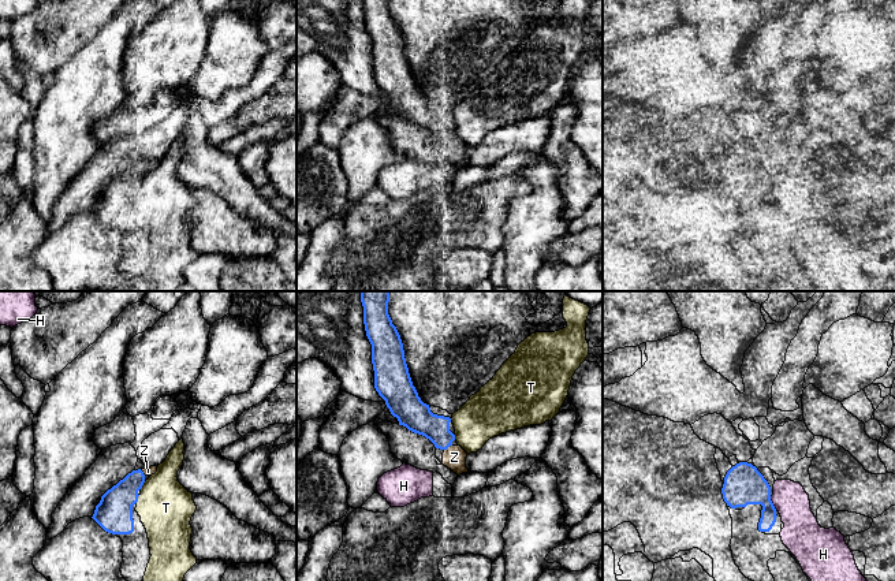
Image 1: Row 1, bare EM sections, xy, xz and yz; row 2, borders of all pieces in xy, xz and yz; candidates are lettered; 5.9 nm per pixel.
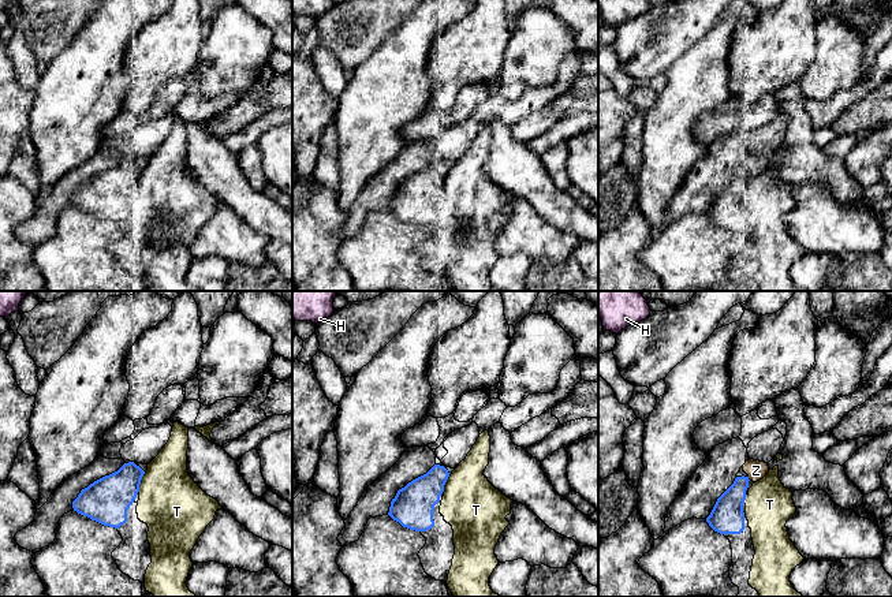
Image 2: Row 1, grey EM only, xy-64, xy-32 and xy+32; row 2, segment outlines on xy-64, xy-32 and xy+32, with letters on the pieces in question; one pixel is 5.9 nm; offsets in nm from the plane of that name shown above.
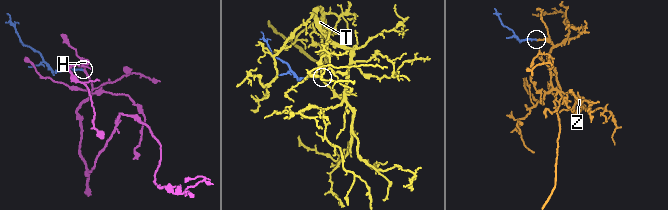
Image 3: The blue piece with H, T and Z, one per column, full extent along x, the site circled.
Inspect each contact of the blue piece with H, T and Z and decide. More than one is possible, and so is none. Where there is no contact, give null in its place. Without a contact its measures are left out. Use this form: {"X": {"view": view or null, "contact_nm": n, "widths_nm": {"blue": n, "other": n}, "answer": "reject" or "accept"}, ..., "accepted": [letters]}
{"H": {"view": "yz", "contact_nm": 90, "widths_nm": {"blue": 240, "other": 220}, "answer": "reject"}, "T": {"view": "xy", "contact_nm": 60, "widths_nm": {"blue": 220, "other": 320}, "answer": "reject"}, "Z": {"view": "xz", "contact_nm": 60, "widths_nm": {"blue": 180, "other": 140}, "answer": "accept"}, "accepted": ["Z"]}

